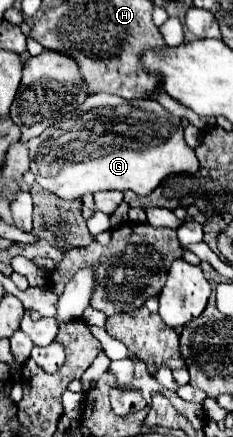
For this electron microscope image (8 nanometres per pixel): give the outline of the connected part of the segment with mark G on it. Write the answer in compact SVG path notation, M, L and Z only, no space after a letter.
M94 93L70 113L70 117L60 119L56 125L44 129L38 137L28 141L30 147L30 169L36 175L36 183L46 191L58 195L60 199L74 201L84 193L96 191L134 191L136 195L150 195L158 183L172 173L192 175L198 169L198 159L194 151L184 141L184 127L180 117L168 113L160 103L152 99L132 99L126 101L118 95Z

